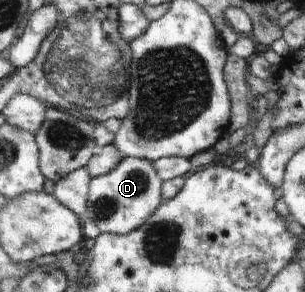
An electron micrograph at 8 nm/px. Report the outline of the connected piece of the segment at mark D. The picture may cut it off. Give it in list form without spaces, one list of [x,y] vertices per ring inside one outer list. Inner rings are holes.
[[[141,157],[123,158],[113,171],[92,177],[89,181],[87,218],[97,225],[101,233],[127,235],[141,228],[163,203],[162,187],[163,179],[159,177],[153,162]]]

